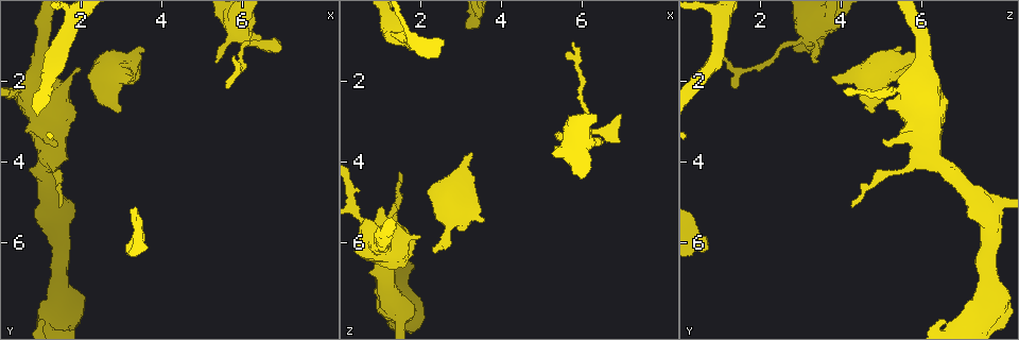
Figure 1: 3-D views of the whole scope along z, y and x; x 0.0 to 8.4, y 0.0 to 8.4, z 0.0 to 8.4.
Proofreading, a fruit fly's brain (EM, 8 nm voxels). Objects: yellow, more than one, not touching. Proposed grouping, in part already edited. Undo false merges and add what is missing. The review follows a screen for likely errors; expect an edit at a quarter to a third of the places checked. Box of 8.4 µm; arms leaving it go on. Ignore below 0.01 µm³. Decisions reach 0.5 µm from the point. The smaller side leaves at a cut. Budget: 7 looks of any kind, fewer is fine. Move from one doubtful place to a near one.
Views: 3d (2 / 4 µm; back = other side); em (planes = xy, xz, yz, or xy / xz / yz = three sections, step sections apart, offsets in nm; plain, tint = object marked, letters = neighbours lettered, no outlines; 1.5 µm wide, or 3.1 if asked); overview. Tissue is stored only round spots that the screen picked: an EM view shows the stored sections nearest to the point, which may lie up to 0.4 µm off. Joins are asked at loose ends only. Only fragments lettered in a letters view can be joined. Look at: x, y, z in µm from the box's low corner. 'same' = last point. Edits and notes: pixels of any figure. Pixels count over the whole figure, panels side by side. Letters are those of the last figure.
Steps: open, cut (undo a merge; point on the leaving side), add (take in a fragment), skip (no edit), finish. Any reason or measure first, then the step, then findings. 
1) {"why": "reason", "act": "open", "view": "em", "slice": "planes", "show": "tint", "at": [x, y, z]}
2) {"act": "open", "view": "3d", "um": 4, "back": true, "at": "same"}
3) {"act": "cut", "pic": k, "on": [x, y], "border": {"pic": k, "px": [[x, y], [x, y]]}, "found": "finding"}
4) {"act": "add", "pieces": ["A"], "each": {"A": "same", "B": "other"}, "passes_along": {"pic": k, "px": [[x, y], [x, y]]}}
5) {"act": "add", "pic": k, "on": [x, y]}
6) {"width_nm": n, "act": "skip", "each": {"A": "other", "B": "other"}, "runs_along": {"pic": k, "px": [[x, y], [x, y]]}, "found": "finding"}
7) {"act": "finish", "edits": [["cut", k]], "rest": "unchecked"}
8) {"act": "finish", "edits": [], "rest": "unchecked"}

{"why": "an open end", "act": "open", "view": "em", "slice": "planes", "show": "plain", "at": [3.05, 6.05, 0.70]}

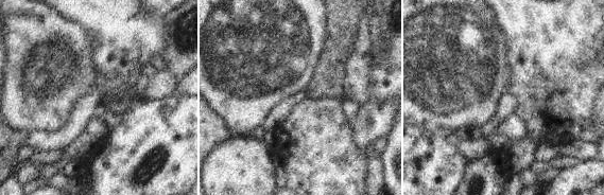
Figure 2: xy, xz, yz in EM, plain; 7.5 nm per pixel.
{"act": "open", "view": "em", "slice": "planes", "show": "tint", "at": "same"}

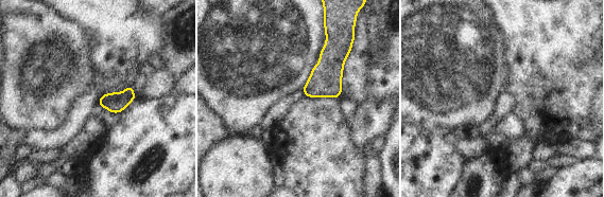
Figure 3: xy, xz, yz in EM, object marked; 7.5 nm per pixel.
{"act": "open", "view": "em", "slice": "planes", "show": "letters", "at": "same"}

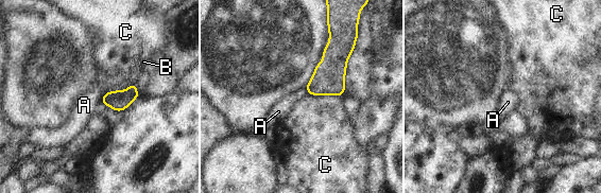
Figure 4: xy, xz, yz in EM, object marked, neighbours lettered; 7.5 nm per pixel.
{"act": "skip", "each": {"A": "other", "B": "other", "C": "other"}, "found": "none of them fits"}

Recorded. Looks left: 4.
{"why": "end of a long branch", "act": "open", "view": "3d", "um": 4, "at": [1.05, 7.90, 6.50]}

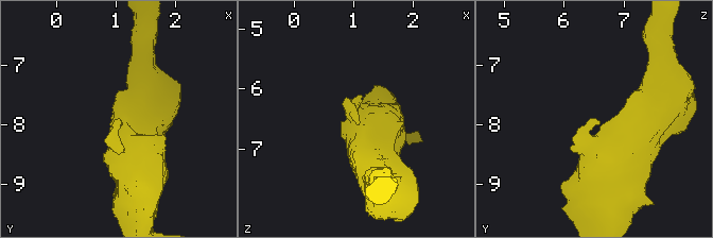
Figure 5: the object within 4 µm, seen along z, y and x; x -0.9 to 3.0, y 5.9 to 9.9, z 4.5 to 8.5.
{"why": "shape alone is not enough", "act": "open", "view": "em", "slice": "planes", "show": "letters", "at": [1.10, 7.90, 6.55]}

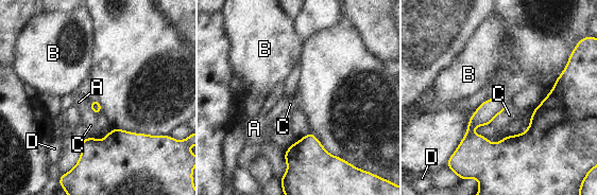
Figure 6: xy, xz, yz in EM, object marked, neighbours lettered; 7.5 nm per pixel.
{"longest_contact_nm": ["C", 240], "act": "skip", "each": {"A": "other", "B": "other", "C": "other", "D": "other"}, "runs_along": {"pic": 6, "px": [[566, 98], [518, 148], [462, 146]]}, "found": "none of them fits"}

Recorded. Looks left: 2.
{"why": "thick end", "act": "open", "view": "em", "slice": "planes", "show": "plain", "at": [1.30, 3.50, 5.00]}

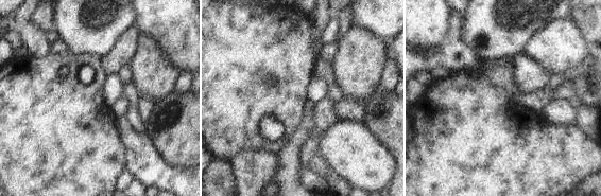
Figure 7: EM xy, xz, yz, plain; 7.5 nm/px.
{"act": "open", "view": "em", "slice": "planes", "show": "letters", "at": "same"}

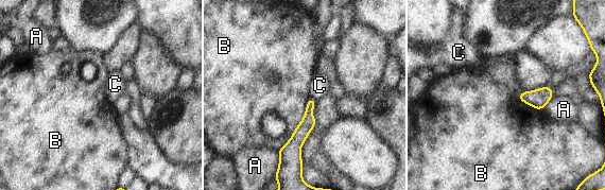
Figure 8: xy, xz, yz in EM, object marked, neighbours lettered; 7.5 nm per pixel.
{"act": "skip", "each": {"A": "other", "B": "other", "C": "other"}, "runs_along": {"pic": 8, "px": [[311, 101], [308, 123], [282, 154]]}, "found": "no lettered fragment goes on from it"}

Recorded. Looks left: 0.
{"act": "finish", "edits": [], "rest": "unchecked"}

